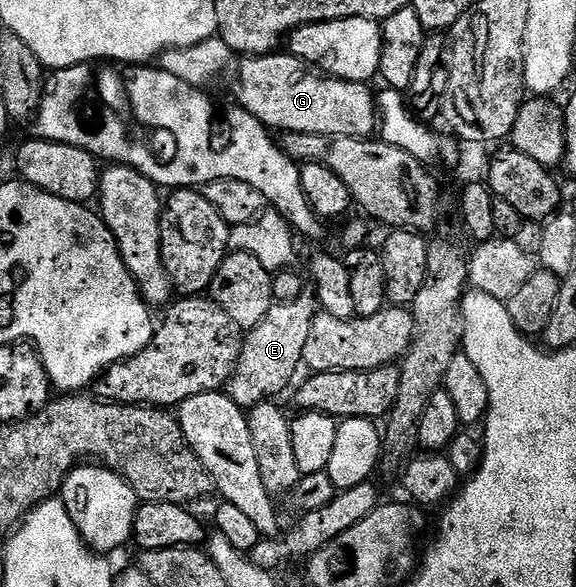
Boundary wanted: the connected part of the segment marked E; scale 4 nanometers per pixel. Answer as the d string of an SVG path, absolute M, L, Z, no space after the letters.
M307 291L300 295L300 299L294 299L287 305L276 303L268 315L264 315L262 322L245 334L238 366L228 382L228 395L242 410L248 411L253 405L277 398L277 393L291 388L290 380L302 365L304 347L308 343L308 331L312 331L315 312L315 294Z

